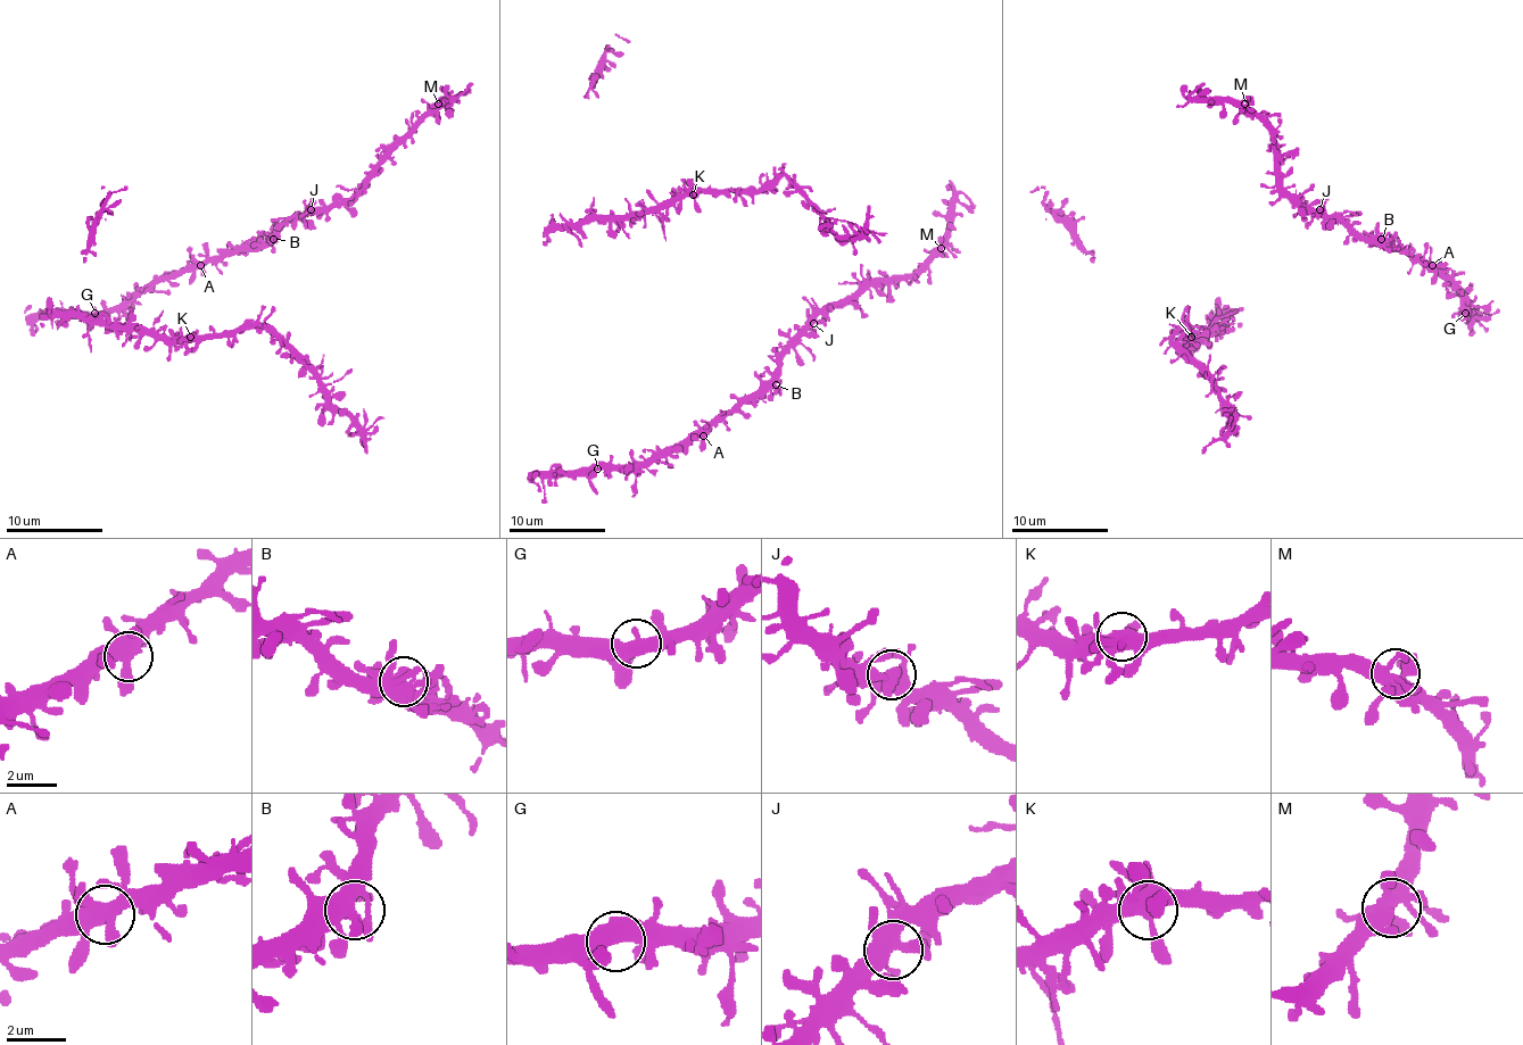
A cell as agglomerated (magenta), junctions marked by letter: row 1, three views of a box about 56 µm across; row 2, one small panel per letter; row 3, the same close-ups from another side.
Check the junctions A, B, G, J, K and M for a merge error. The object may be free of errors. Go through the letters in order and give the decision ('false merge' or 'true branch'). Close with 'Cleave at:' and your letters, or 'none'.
A: true branch
B: true branch
G: true branch
J: true branch
K: true branch
M: true branch
Cleave at: none

